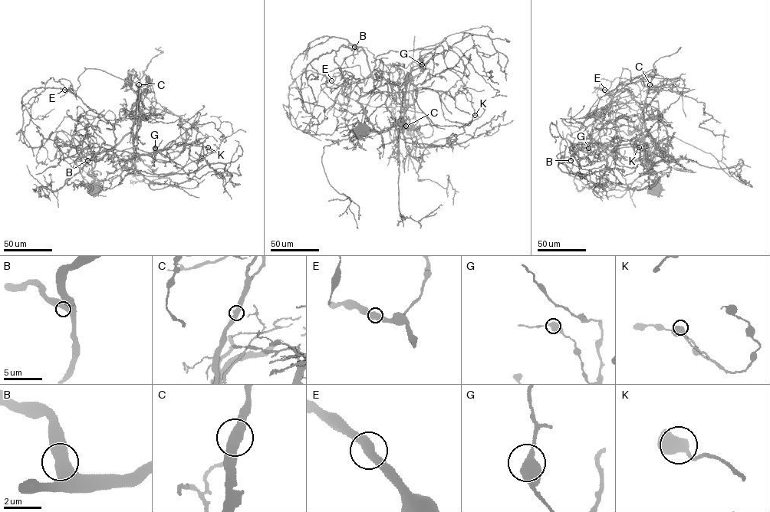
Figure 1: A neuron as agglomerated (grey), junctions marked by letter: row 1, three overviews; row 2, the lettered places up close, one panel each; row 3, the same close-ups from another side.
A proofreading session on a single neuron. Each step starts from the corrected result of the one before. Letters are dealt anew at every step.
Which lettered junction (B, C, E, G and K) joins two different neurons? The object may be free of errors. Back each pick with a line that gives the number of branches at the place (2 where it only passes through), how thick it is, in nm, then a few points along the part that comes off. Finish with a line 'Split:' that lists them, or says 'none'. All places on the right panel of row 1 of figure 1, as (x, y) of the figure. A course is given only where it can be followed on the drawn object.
Split: none

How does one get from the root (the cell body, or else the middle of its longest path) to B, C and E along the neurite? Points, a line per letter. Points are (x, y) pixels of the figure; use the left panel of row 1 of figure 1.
B: (94, 188), (97, 185), (105, 190), (120, 183), (123, 167), (113, 151), (113, 147), (104, 142), (87, 160)
C: (94, 188), (93, 168), (95, 156), (111, 149), (130, 131), (135, 119), (139, 84)
E: (94, 188), (105, 190), (121, 182), (123, 167), (113, 151), (113, 127), (64, 90)

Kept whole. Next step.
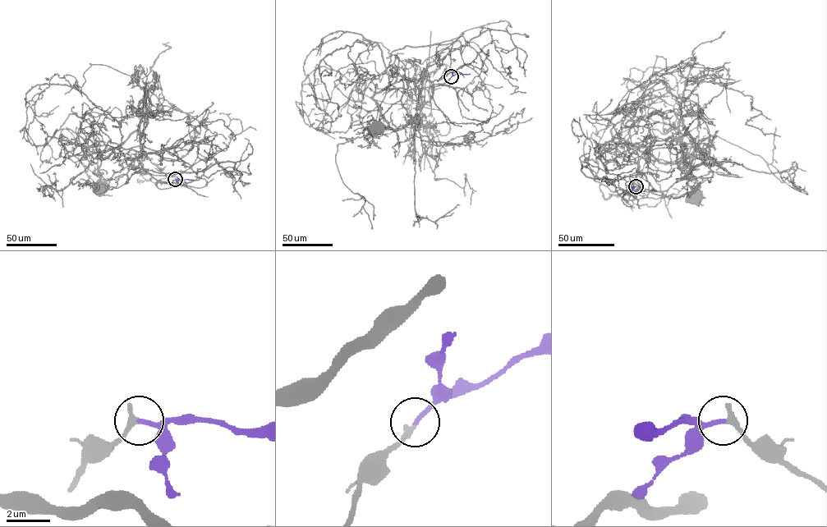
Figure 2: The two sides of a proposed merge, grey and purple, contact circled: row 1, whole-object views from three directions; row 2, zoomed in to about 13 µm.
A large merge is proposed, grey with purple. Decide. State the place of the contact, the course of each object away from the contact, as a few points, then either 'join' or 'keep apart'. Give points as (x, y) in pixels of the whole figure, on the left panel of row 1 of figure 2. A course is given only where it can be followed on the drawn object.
at (175, 179); grey runs (175, 179), (171, 183), (158, 183), (145, 169), (130, 166), (126, 183), (111, 190), (100, 185), (100, 188); purple runs (175, 179), (194, 180); join

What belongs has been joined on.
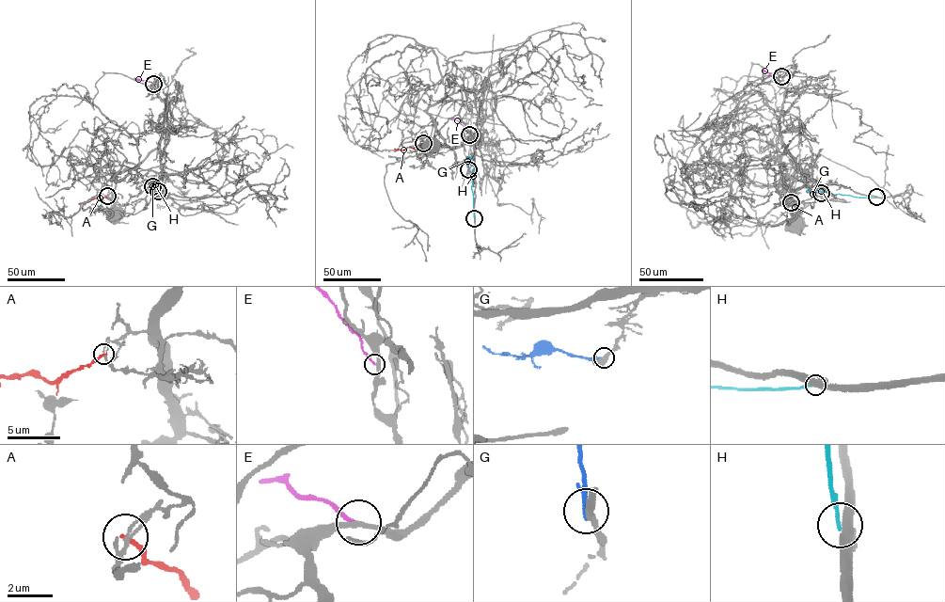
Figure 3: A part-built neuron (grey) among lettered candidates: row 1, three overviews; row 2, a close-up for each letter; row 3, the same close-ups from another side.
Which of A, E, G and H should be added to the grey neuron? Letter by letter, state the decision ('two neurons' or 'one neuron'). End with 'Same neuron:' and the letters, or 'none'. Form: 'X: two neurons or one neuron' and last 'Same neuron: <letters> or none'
A: two neurons
E: two neurons
G: two neurons
H: two neurons
Same neuron: none

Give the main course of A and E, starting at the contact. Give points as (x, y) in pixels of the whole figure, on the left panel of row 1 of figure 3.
A: (107, 196), (78, 203)
E: (153, 84), (134, 77)

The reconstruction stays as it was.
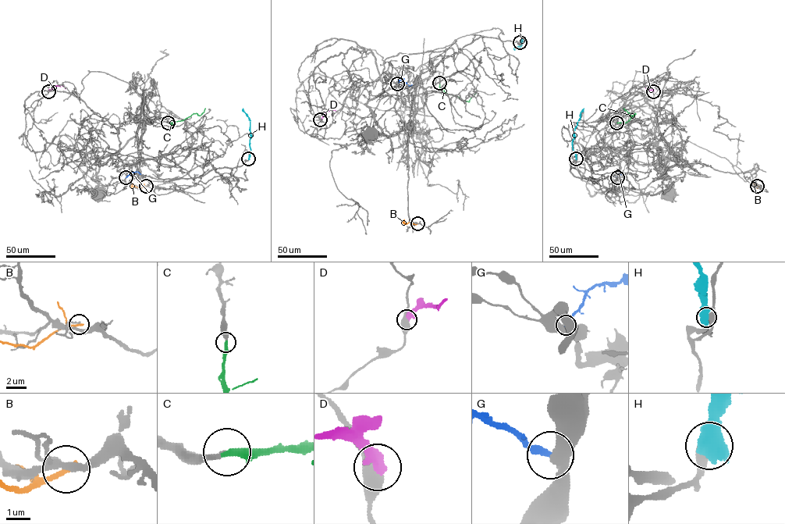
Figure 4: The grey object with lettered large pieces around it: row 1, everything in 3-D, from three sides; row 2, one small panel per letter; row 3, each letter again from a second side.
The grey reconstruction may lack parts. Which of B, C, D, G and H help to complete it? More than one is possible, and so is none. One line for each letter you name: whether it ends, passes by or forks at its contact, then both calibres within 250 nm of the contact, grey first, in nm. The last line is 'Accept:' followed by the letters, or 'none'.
C: it ends there; 220 nm thick on the grey side, 320 nm on the other
Accept: C

